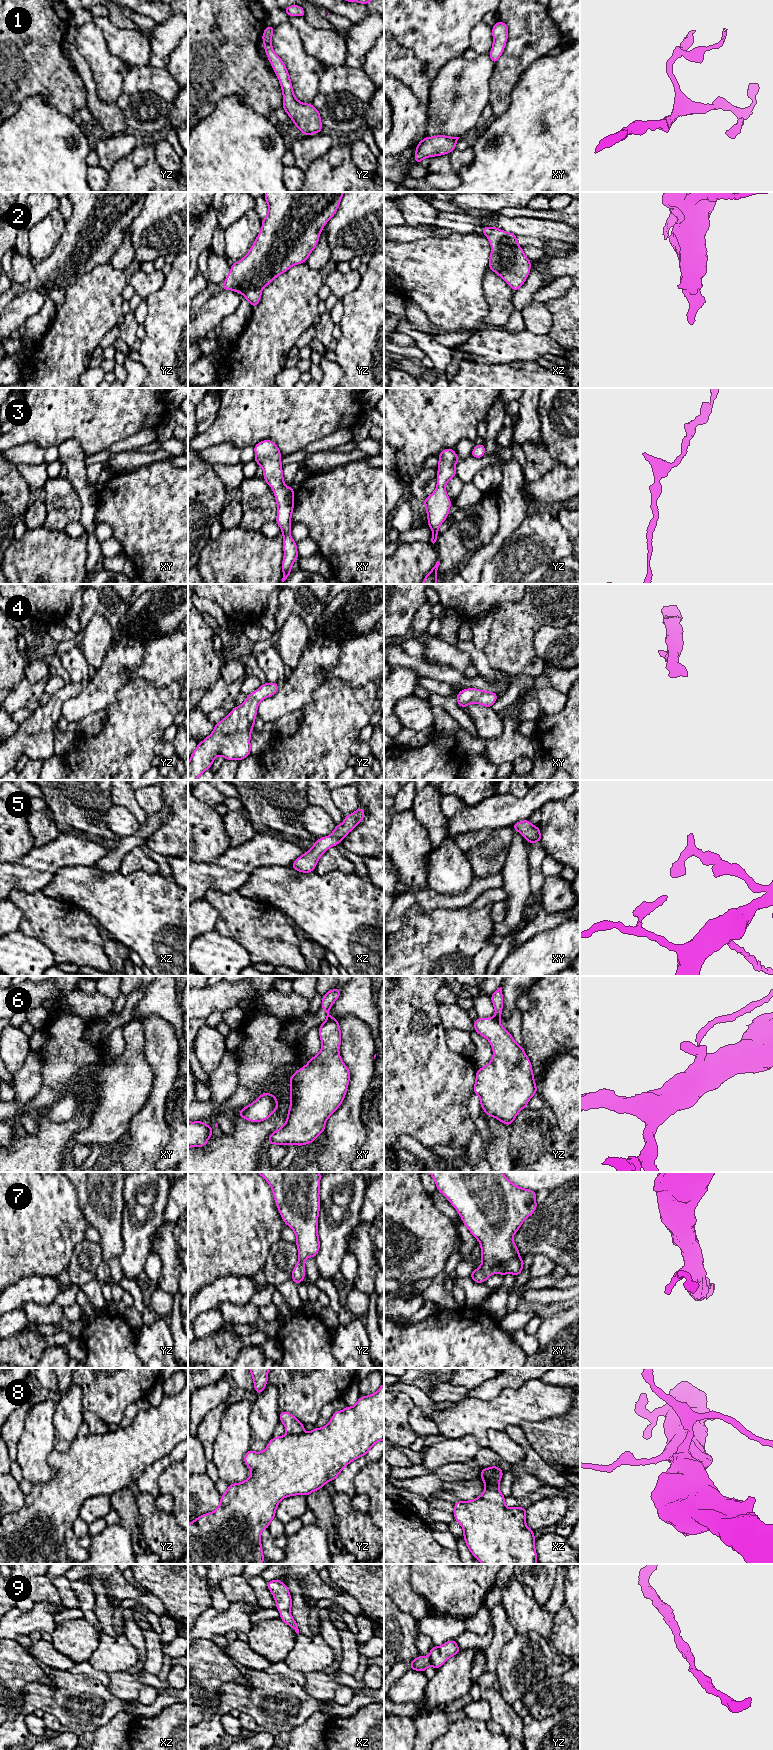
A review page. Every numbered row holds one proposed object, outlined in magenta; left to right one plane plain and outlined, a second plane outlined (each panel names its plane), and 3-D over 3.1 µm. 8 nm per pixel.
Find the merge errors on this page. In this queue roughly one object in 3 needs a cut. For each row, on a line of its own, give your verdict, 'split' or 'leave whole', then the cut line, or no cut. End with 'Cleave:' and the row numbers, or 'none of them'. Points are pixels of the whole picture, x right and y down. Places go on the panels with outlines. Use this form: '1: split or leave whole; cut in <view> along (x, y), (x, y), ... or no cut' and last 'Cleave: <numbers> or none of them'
1: leave whole; no cut
2: leave whole; no cut
3: leave whole; no cut
4: leave whole; no cut
5: leave whole; no cut
6: split; cut in yz along (494, 1018), (499, 1020)
7: leave whole; no cut
8: split; cut in xz along (501, 1475), (491, 1479), (481, 1477)
9: leave whole; no cut
Cleave: 6, 8

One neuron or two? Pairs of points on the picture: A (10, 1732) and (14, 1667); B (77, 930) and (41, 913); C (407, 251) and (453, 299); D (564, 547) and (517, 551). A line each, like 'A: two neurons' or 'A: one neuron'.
A: two neurons
B: one neuron
C: one neuron
D: one neuron

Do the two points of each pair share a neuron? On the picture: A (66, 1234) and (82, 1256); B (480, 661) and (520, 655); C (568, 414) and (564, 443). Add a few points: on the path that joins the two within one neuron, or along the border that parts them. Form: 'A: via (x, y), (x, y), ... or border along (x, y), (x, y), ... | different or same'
A: border along (85, 1239), (76, 1246), (67, 1269) | different
B: border along (482, 650), (488, 663), (493, 668), (507, 673) | different
C: via (568, 421), (568, 436) | same

